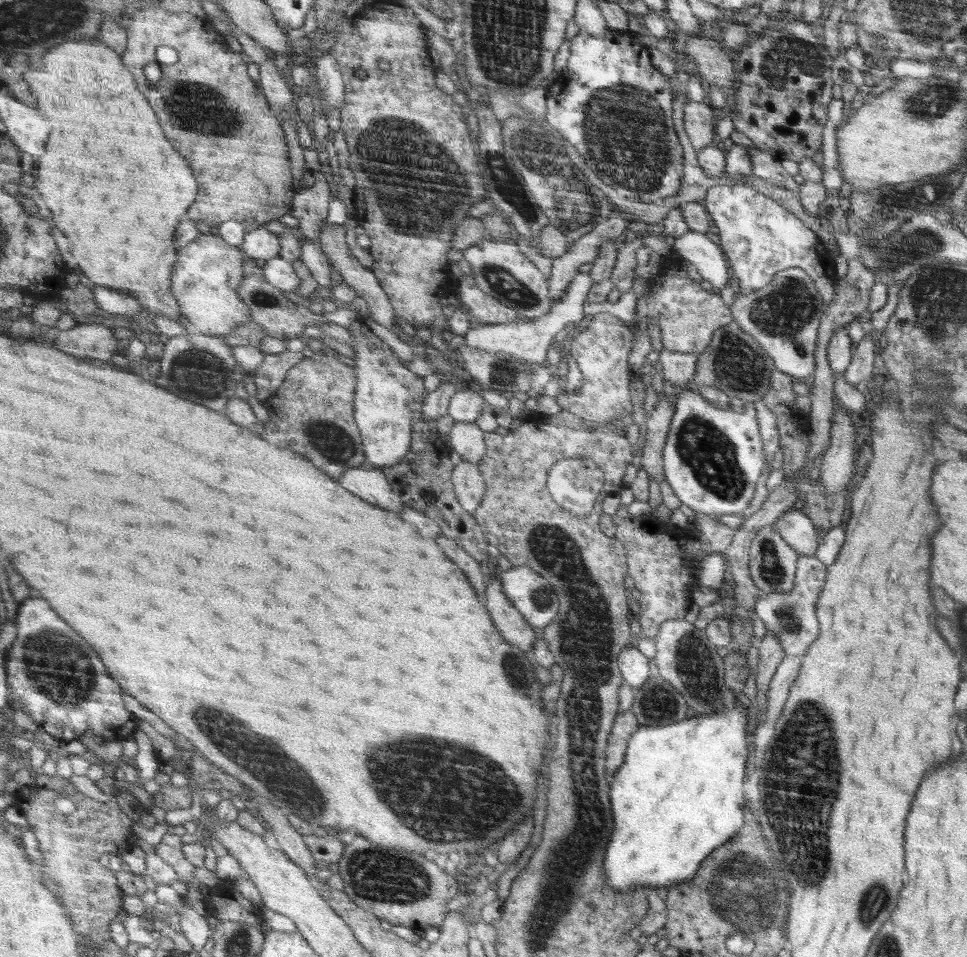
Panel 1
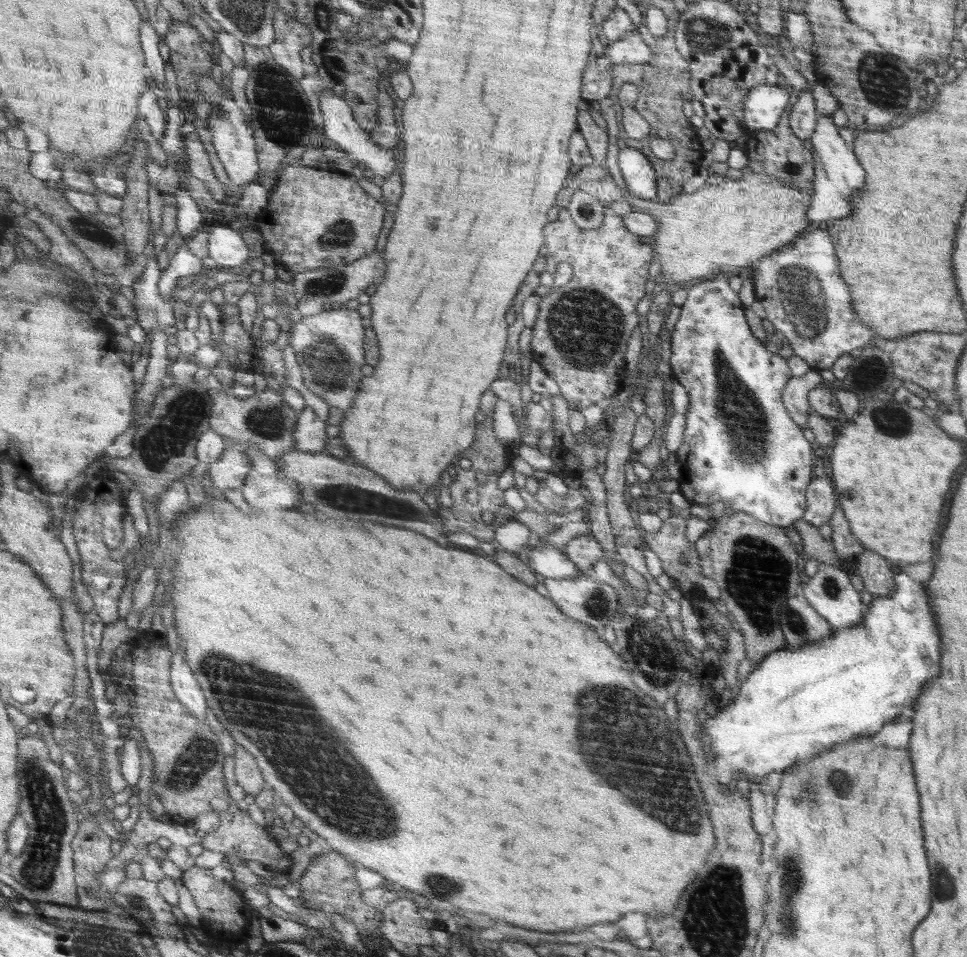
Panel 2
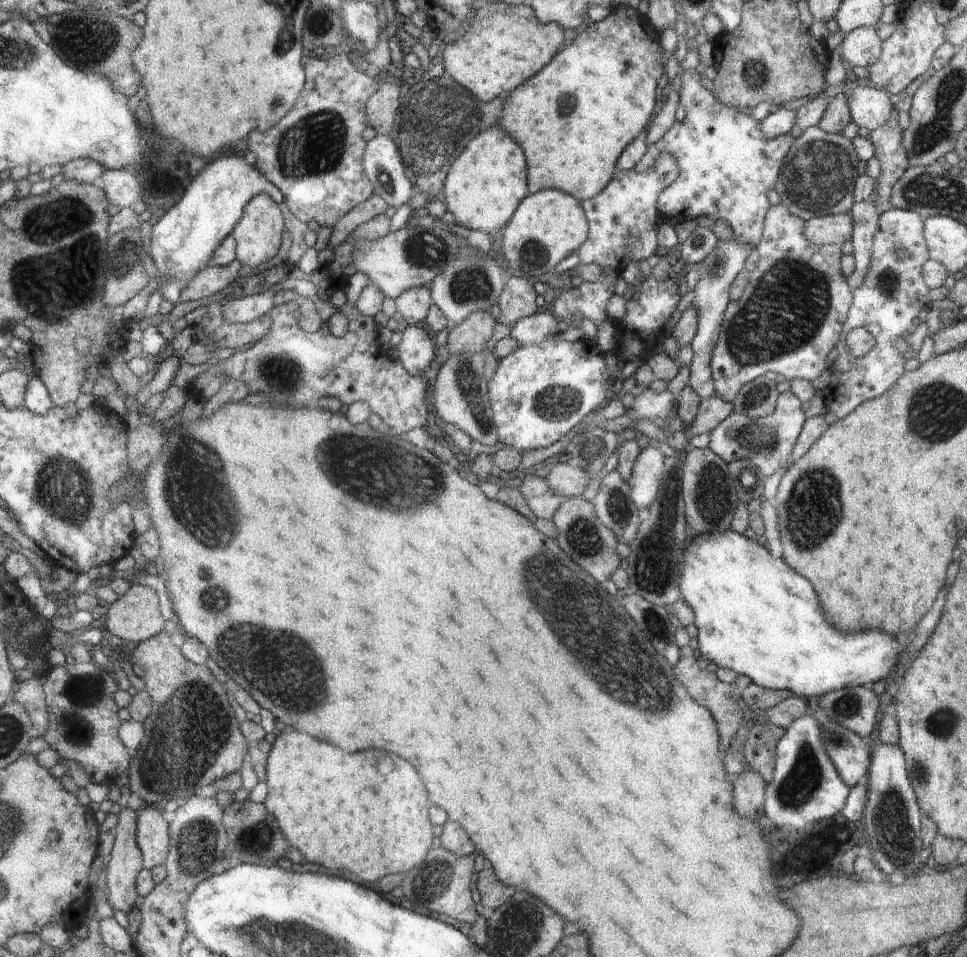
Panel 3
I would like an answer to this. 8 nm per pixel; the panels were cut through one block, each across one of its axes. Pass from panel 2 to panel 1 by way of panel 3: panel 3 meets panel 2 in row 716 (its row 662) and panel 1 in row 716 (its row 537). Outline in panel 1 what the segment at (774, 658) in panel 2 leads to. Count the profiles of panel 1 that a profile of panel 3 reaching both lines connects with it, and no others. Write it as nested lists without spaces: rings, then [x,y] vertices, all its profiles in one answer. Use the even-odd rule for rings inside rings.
[[[729,699],[728,708],[714,714],[692,715],[688,720],[668,726],[638,728],[628,743],[623,766],[612,775],[612,812],[616,826],[605,858],[612,892],[622,894],[637,887],[669,888],[678,882],[690,881],[712,851],[742,830],[746,754],[746,708],[733,699]]]

